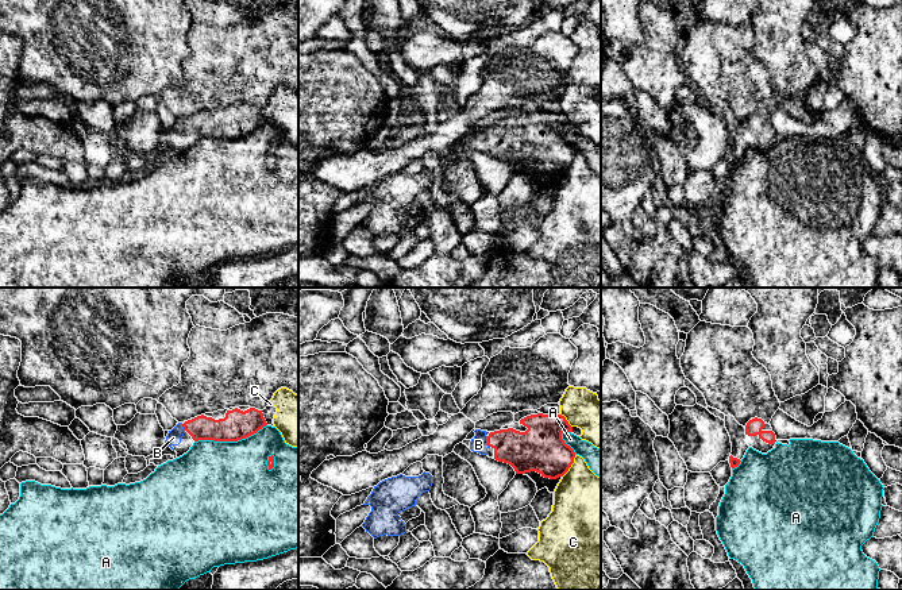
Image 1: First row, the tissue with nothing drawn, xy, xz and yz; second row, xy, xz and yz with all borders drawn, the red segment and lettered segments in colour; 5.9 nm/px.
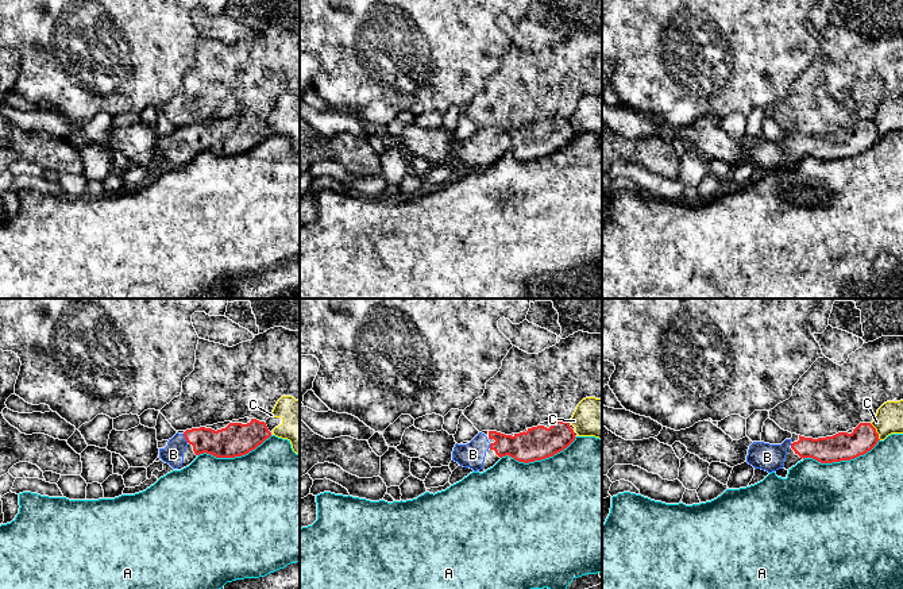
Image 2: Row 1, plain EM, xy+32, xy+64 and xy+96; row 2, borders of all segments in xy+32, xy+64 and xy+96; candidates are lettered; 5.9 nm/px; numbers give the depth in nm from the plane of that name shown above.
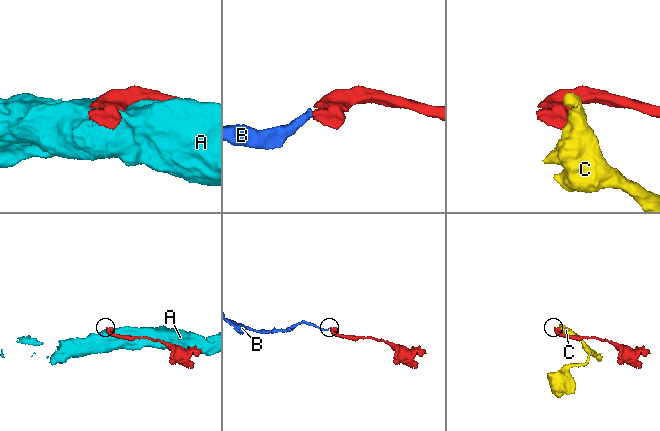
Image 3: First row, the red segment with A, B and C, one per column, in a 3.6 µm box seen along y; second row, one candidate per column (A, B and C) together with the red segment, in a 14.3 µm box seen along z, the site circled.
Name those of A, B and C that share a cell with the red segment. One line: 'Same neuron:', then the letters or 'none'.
Same neuron: B

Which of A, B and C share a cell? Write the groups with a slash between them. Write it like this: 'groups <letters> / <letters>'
groups A / B / C

